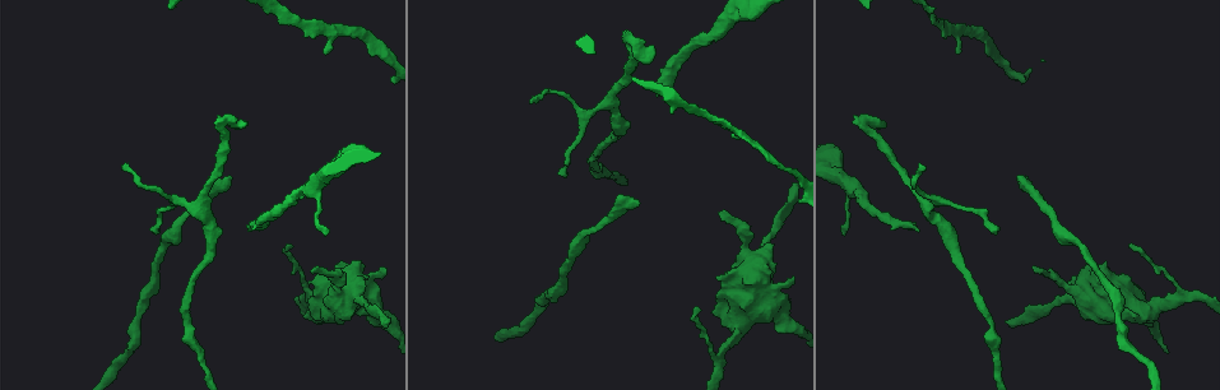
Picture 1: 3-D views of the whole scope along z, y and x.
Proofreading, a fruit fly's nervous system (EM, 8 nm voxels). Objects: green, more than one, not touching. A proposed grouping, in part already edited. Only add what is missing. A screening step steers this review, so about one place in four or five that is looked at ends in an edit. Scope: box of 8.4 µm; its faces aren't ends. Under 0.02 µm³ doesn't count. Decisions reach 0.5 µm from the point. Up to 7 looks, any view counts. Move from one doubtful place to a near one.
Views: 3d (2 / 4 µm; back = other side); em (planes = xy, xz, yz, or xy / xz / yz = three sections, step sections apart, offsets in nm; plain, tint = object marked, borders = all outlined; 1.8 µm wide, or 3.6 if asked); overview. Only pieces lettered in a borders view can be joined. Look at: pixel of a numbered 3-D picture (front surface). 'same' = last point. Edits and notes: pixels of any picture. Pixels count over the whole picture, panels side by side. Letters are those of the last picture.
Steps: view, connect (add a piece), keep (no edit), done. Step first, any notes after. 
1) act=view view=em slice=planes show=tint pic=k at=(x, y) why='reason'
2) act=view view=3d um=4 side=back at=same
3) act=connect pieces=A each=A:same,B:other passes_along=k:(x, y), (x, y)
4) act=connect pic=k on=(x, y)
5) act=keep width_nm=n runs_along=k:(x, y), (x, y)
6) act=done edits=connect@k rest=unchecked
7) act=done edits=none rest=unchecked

act=view view=em slice=planes show=borders pic=1 at=(637, 207) why='branch stops here'

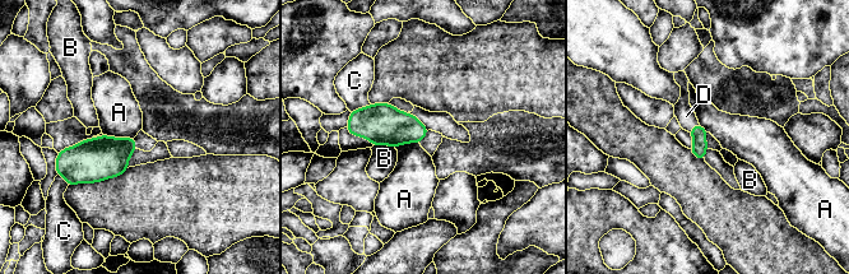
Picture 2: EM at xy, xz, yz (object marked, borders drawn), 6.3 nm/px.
act=connect pieces=D each=A:other,B:other,C:other,D:same passes_along=2:(699, 148), (694, 126), (686, 116) found='it goes on there'

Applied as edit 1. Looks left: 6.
act=view view=overview why='see it whole again'

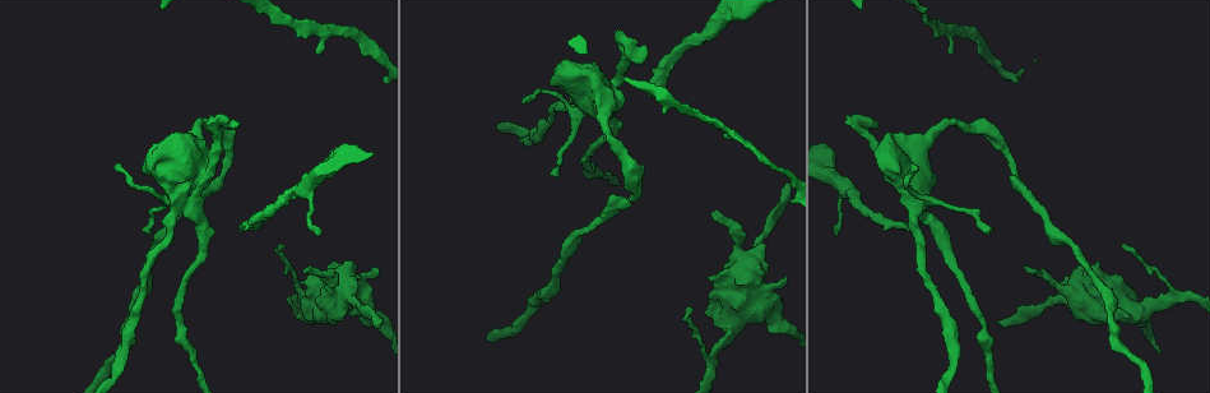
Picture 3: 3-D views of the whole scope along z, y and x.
act=view view=3d um=4 pic=3 at=(209, 116) why='an open end'

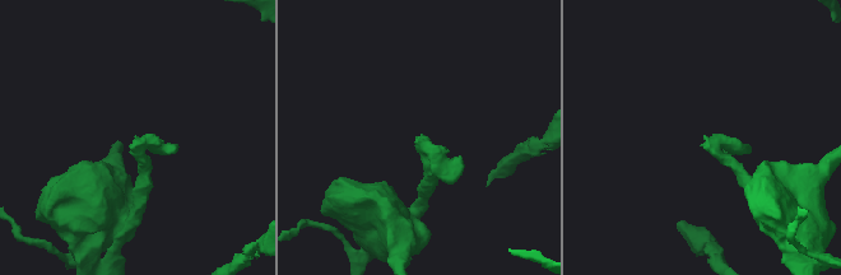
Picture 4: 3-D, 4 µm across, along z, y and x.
act=view view=em slice=planes show=borders pic=4 at=(420, 138)

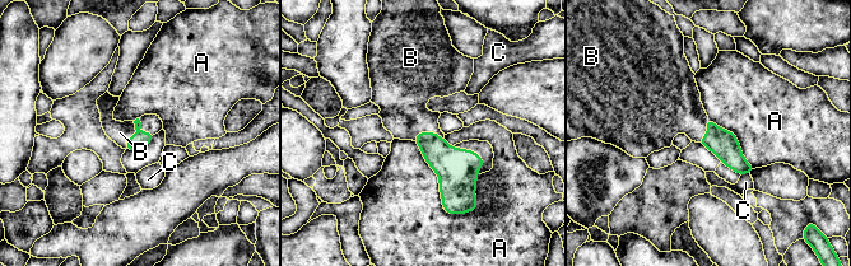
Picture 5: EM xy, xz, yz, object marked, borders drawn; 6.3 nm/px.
act=connect pieces=B each=A:other,B:same,C:other passes_along=5:(139, 139), (136, 132), (120, 132) found='it goes on there'

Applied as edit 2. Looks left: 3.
act=done edits=connect@2,connect@5 rest=unchecked

